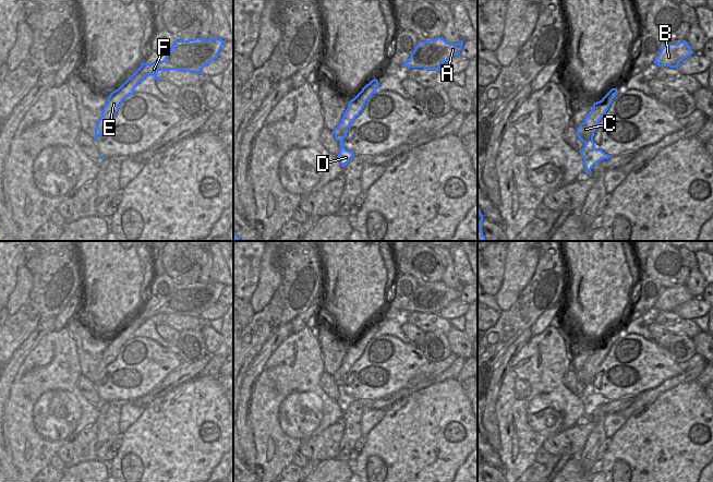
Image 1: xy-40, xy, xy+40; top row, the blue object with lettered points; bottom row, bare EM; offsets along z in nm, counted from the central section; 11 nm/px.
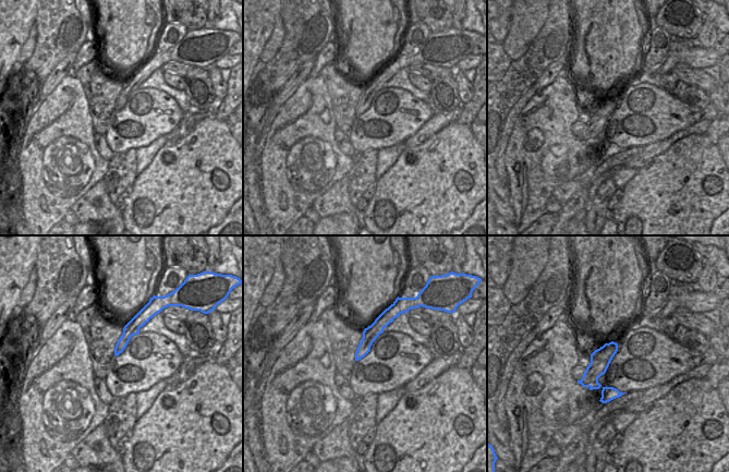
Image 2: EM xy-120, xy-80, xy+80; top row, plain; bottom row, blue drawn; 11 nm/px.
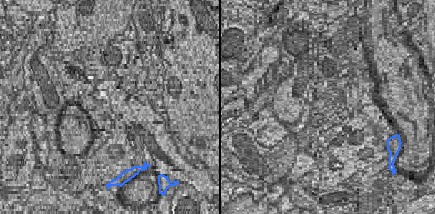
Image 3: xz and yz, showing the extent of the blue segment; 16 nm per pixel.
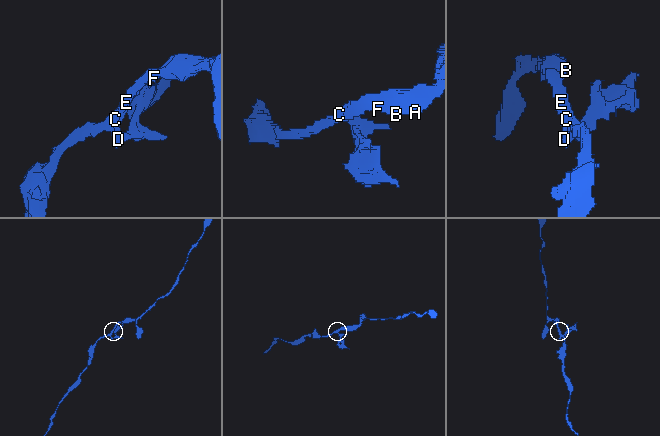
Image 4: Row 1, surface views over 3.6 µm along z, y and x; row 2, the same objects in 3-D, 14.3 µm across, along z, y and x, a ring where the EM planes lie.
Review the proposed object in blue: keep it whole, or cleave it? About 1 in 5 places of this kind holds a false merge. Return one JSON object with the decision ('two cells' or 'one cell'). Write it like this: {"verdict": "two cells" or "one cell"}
{"verdict": "two cells"}

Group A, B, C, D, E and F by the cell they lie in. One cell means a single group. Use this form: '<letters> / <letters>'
A B C E F / D

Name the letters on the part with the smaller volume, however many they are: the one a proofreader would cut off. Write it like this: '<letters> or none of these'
D

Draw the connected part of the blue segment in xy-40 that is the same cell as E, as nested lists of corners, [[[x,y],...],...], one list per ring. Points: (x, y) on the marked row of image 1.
[[[217,37],[174,40],[162,61],[142,62],[141,67],[118,89],[108,96],[108,103],[104,107],[101,117],[95,128],[94,140],[101,135],[106,123],[117,113],[123,99],[134,94],[134,88],[147,75],[154,75],[157,81],[161,80],[157,75],[157,72],[161,70],[189,71],[200,74],[205,65],[218,58],[218,53],[225,43],[225,40]]]

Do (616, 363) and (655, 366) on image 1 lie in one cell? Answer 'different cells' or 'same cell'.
same cell

